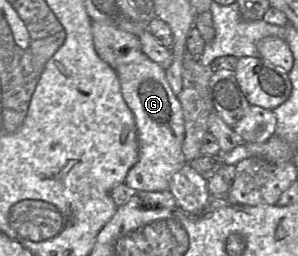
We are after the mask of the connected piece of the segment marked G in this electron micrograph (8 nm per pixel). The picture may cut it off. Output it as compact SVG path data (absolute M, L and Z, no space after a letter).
M131 52L125 64L115 71L124 101L134 115L139 146L139 159L128 171L124 183L137 190L168 191L172 176L187 165L182 152L185 138L182 106L166 80L165 69L143 52Z

